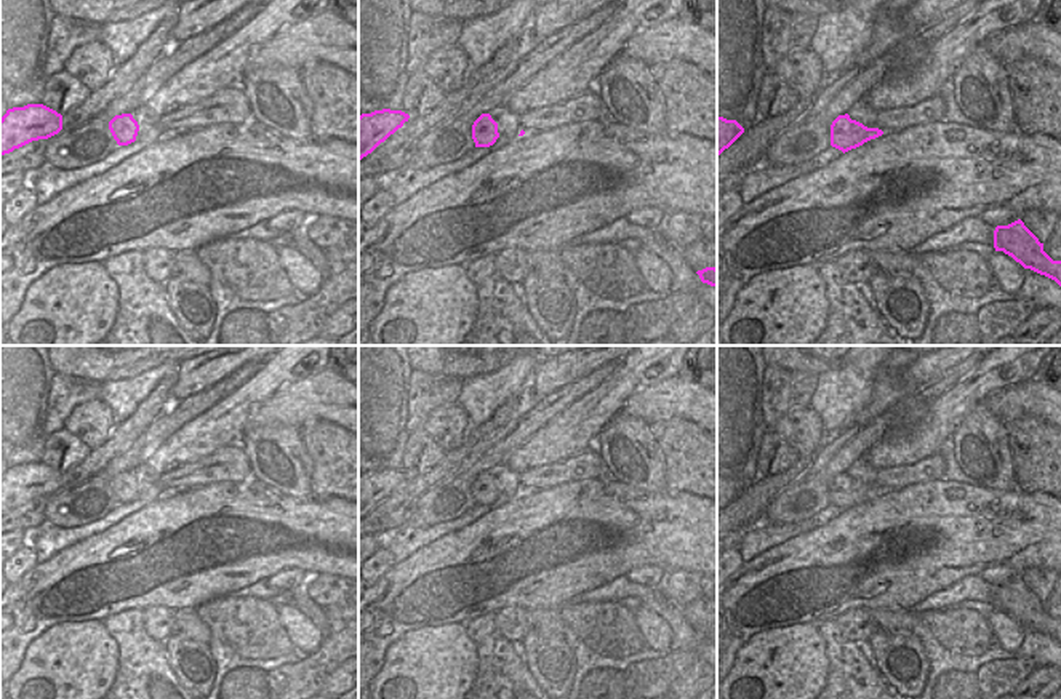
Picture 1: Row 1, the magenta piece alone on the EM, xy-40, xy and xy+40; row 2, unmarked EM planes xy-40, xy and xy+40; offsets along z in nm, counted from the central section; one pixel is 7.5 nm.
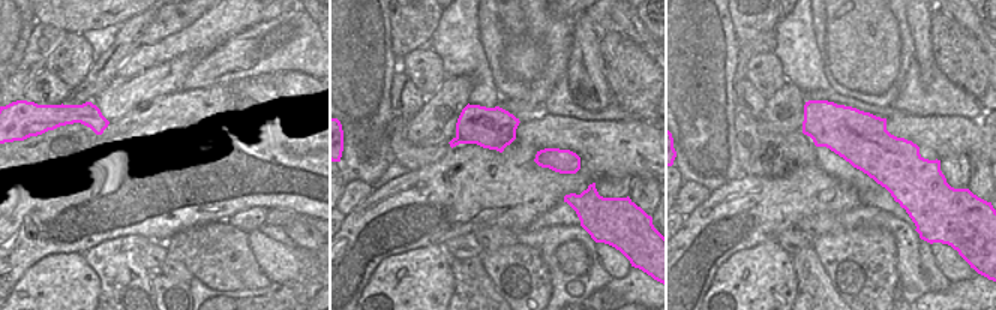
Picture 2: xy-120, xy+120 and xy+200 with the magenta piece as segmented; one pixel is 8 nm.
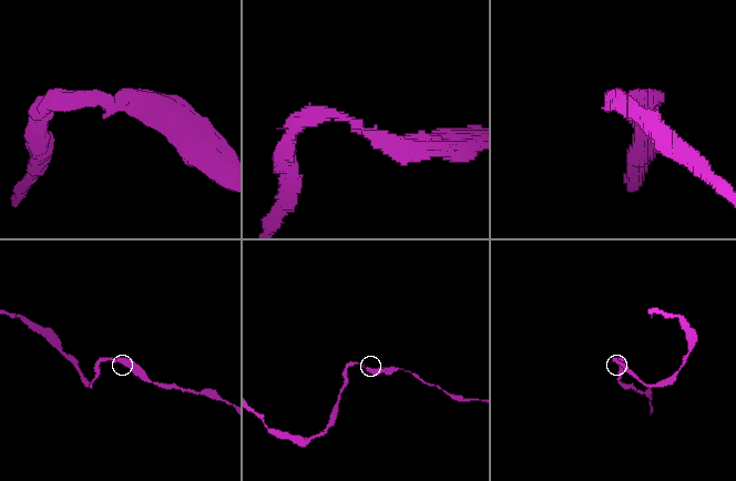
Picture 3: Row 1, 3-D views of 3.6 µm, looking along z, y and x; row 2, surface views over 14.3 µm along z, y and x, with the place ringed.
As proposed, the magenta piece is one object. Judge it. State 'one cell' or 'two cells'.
one cell

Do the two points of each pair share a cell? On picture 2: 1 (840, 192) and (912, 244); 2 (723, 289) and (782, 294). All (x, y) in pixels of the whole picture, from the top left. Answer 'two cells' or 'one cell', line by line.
1: two cells
2: one cell

